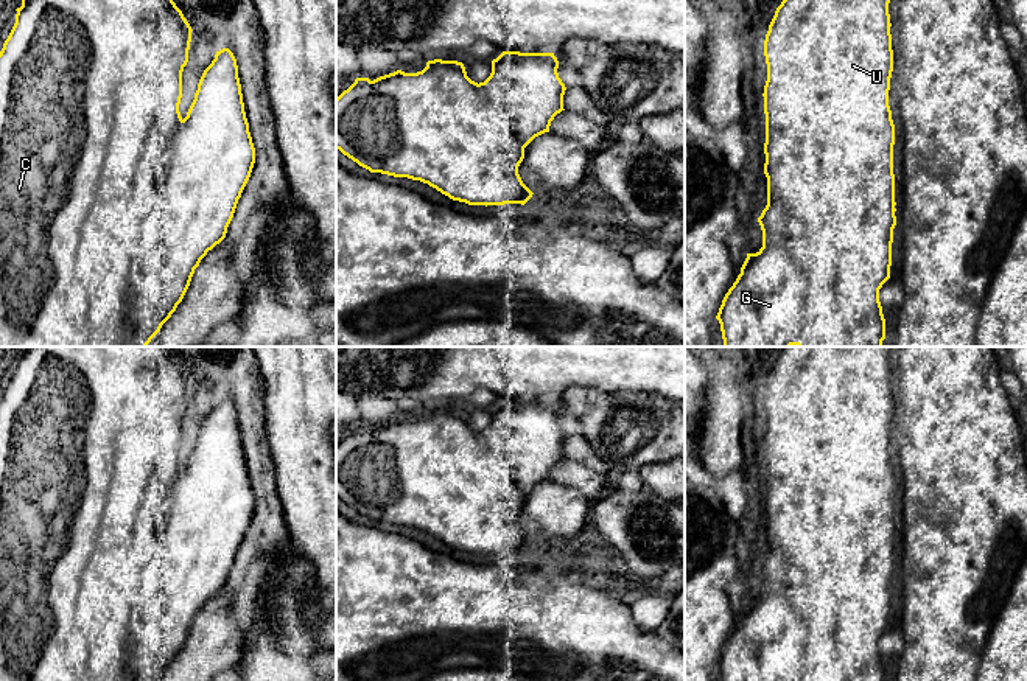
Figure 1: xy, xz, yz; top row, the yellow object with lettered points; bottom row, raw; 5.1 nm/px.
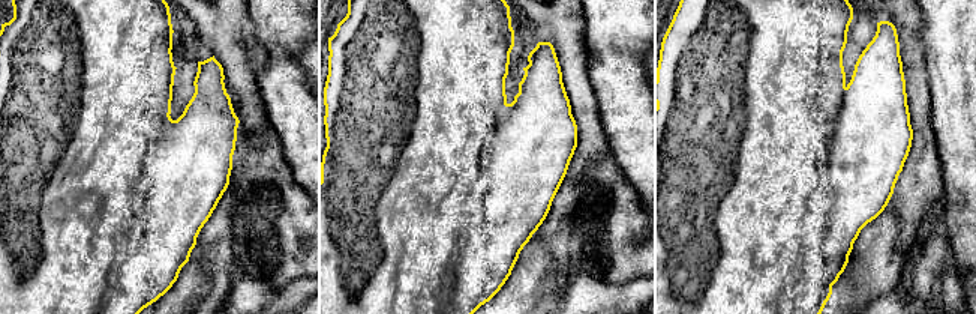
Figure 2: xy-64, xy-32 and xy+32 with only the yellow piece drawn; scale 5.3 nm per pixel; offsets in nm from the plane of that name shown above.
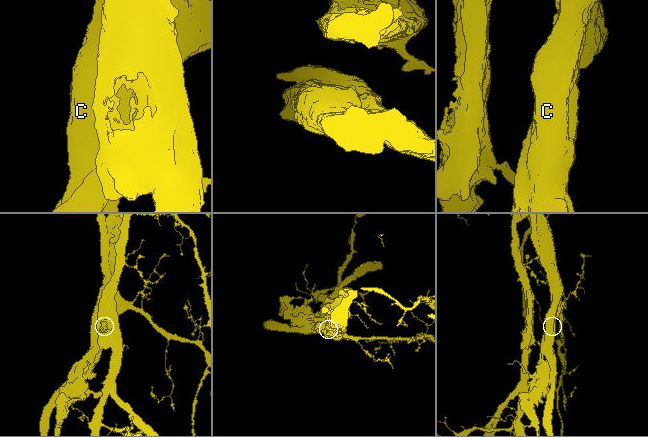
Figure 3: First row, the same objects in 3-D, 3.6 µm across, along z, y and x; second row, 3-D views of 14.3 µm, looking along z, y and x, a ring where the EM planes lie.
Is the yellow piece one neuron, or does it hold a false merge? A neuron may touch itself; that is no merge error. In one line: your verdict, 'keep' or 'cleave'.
cleave

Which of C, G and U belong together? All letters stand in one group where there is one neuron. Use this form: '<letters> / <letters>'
C U / G

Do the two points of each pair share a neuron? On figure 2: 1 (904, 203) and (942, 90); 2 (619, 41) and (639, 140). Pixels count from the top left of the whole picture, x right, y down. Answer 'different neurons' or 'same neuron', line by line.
1: different neurons
2: same neuron

